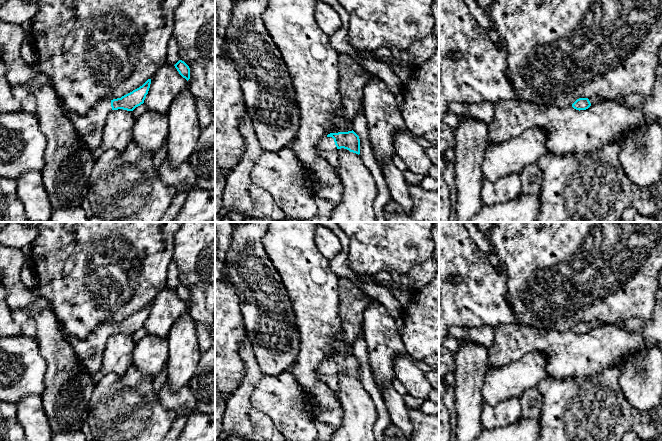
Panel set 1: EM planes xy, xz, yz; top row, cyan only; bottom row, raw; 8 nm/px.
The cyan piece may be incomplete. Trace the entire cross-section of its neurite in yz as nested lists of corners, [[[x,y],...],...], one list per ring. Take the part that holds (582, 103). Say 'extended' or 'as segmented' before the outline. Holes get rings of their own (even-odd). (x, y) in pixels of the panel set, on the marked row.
extended; [[[591,97],[590,99],[588,98],[579,98],[577,99],[573,104],[572,107],[576,110],[586,110],[588,109],[591,105],[594,105],[600,101],[599,98],[597,97]]]

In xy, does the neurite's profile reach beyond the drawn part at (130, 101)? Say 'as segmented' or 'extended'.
extended

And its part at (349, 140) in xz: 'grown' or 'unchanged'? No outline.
grown

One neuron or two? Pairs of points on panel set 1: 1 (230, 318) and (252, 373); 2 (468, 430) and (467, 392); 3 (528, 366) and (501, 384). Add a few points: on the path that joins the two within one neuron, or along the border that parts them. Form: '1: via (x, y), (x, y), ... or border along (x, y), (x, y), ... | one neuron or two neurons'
1: border along (246, 335), (240, 345), (244, 367) | two neurons
2: via (468, 421), (467, 401) | one neuron
3: via (521, 373), (515, 379), (508, 381) | one neuron

